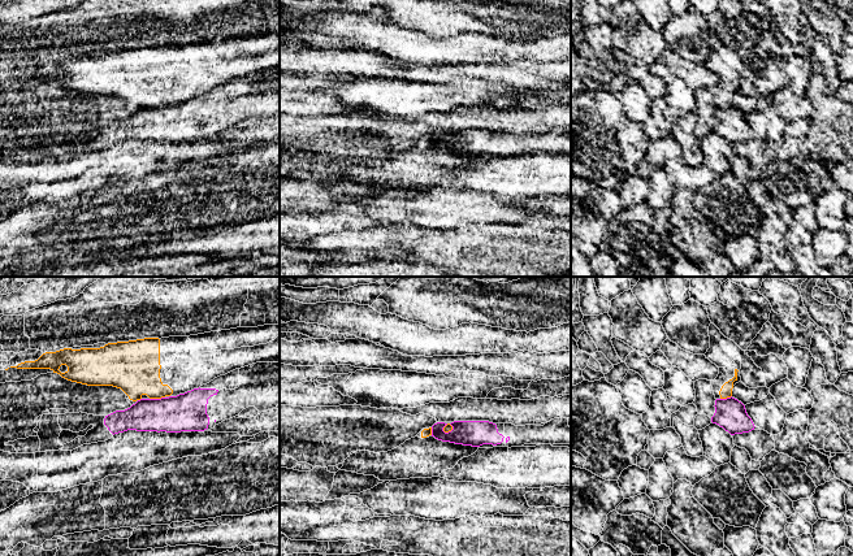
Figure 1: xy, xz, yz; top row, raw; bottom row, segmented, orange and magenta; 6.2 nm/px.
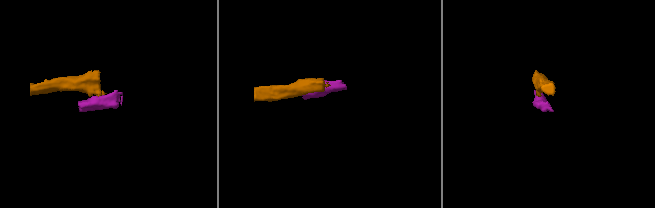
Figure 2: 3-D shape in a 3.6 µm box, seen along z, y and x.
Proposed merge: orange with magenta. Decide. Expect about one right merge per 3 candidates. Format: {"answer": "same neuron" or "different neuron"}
{"answer": "different neuron"}

